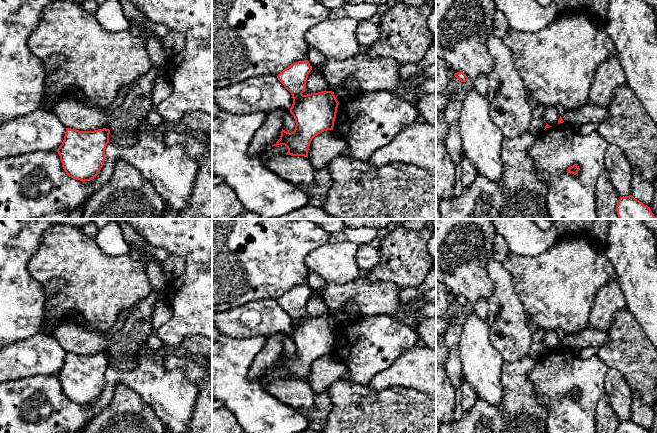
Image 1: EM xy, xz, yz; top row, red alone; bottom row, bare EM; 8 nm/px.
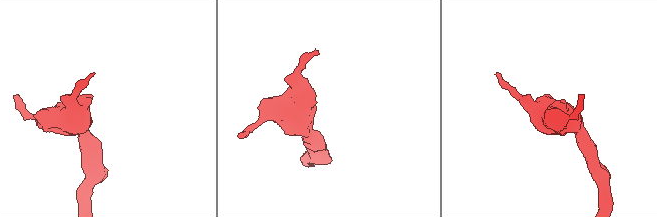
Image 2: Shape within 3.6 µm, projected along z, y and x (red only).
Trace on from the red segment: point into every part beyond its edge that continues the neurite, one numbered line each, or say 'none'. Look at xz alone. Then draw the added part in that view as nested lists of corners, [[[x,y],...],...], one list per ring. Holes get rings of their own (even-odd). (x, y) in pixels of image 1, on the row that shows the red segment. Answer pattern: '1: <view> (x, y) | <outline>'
none

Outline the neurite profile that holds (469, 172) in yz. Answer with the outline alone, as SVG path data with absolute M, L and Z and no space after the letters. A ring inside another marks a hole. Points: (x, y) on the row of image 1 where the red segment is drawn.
M463 154L462 161L460 162L460 164L462 167L462 185L465 188L473 183L475 177L477 176L477 170L474 164L469 159L467 159Z

